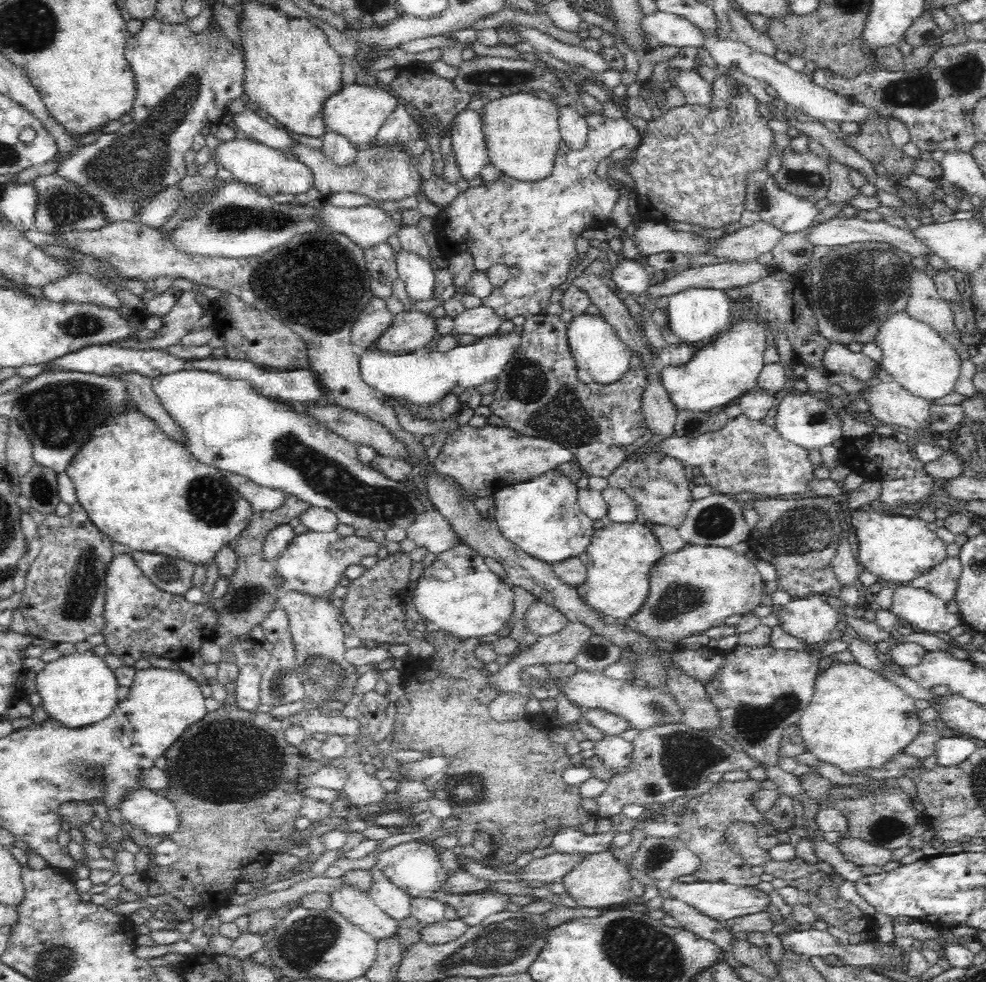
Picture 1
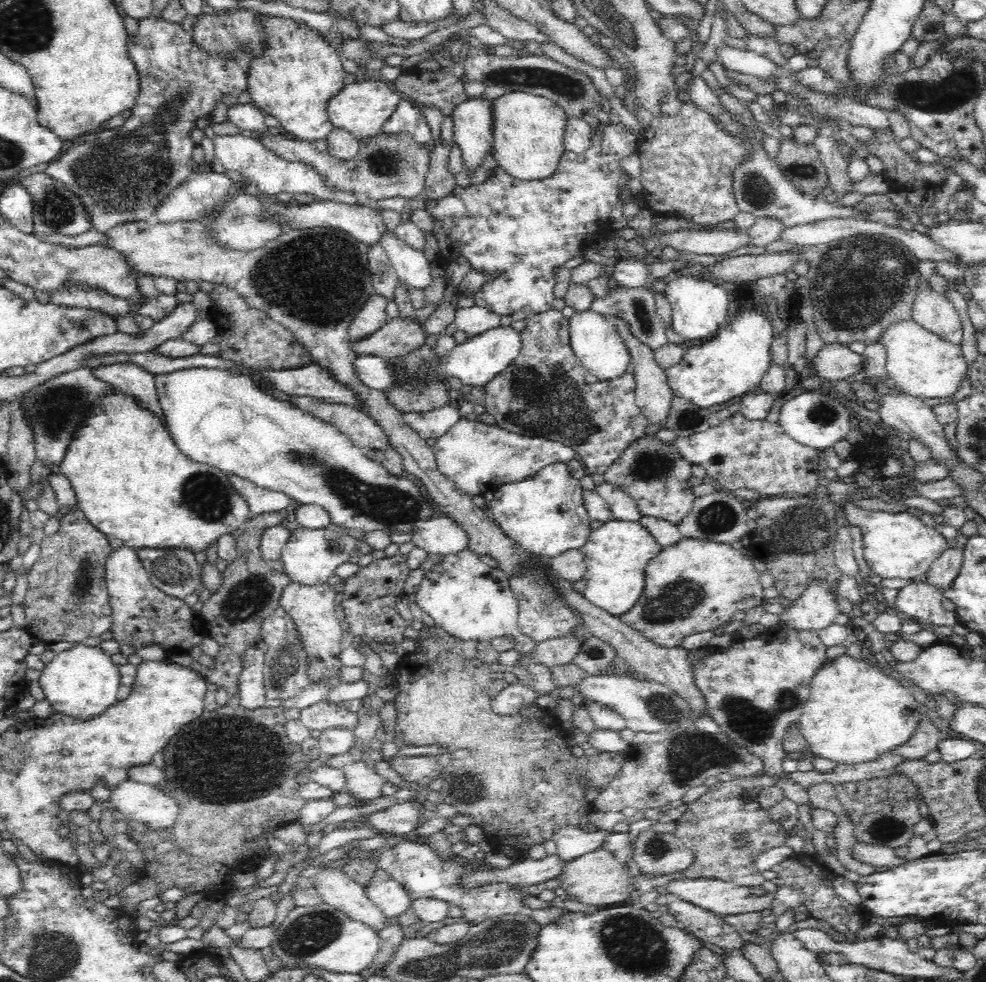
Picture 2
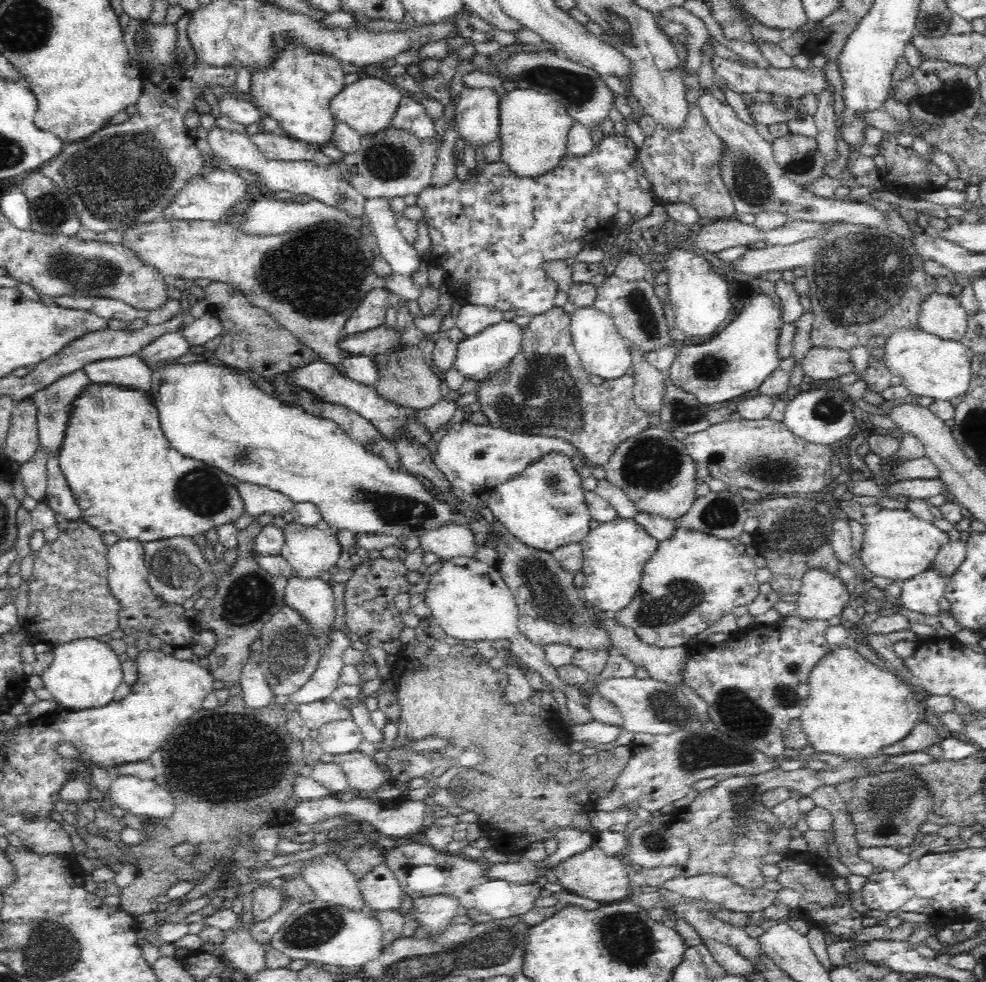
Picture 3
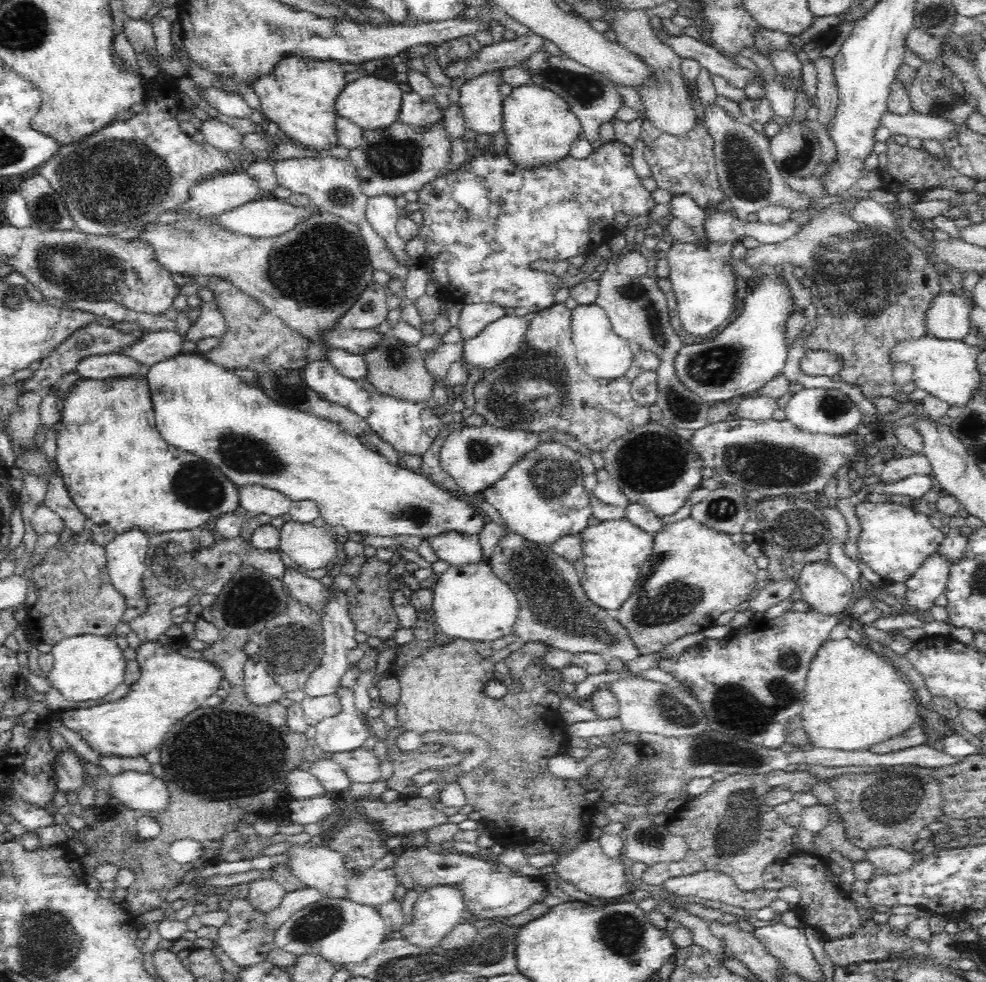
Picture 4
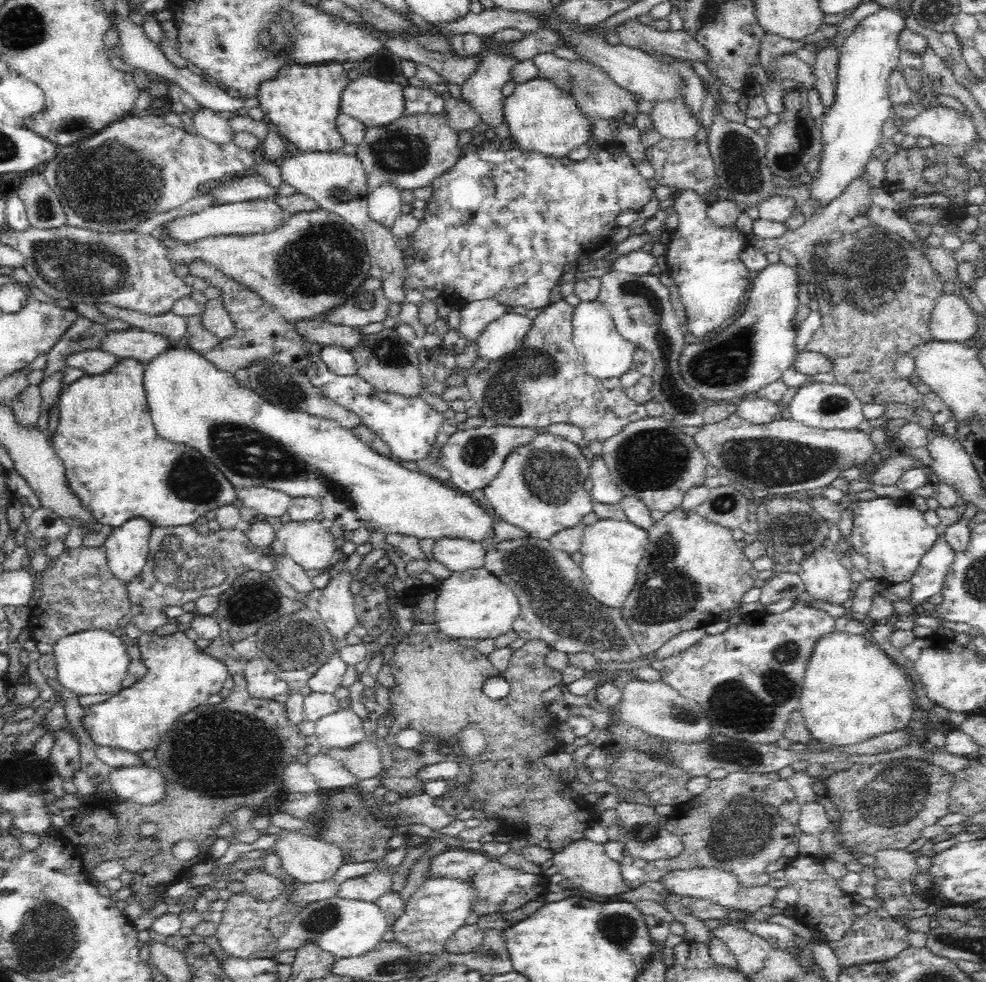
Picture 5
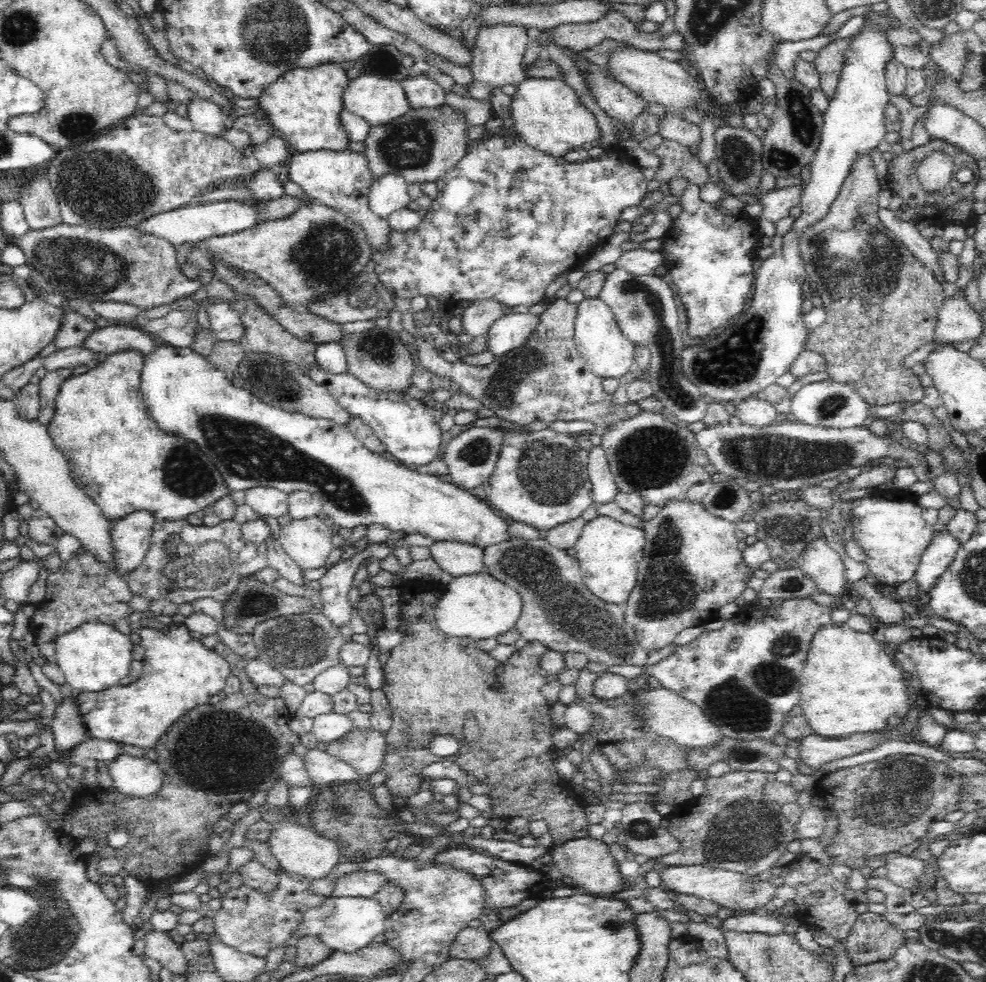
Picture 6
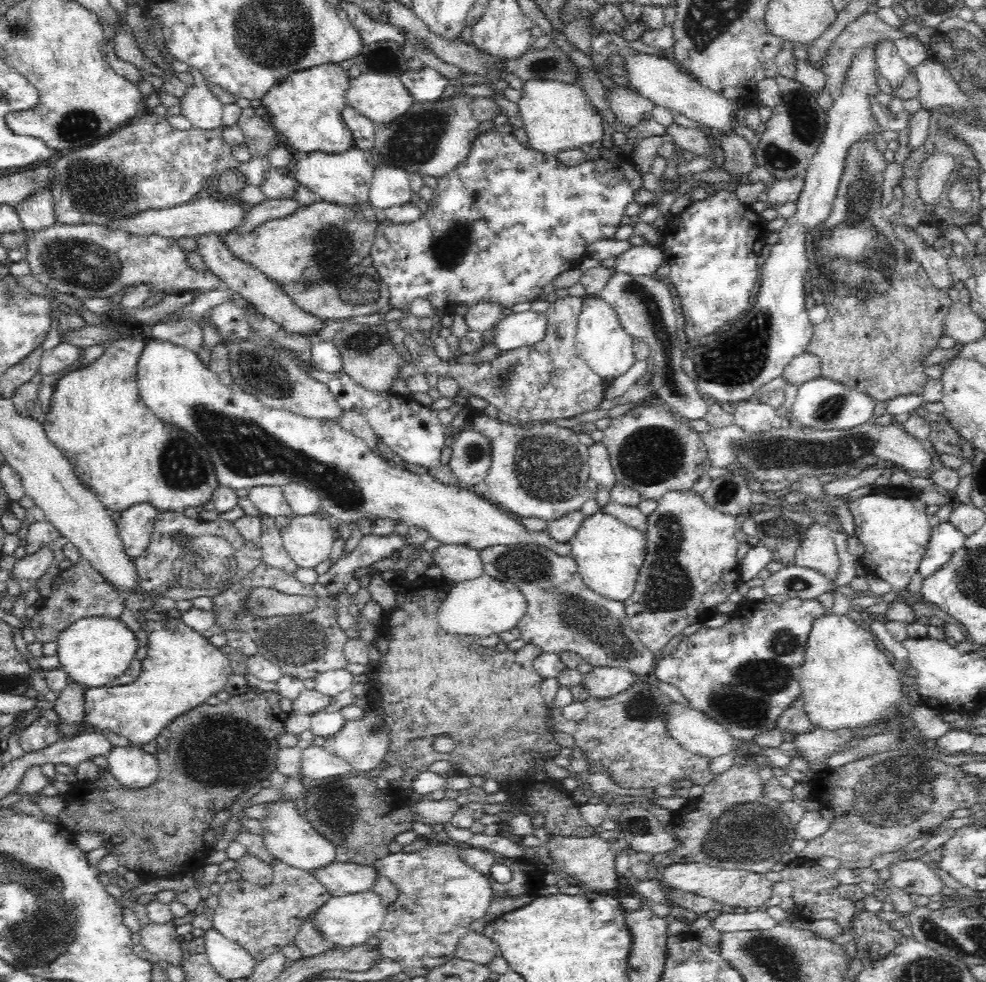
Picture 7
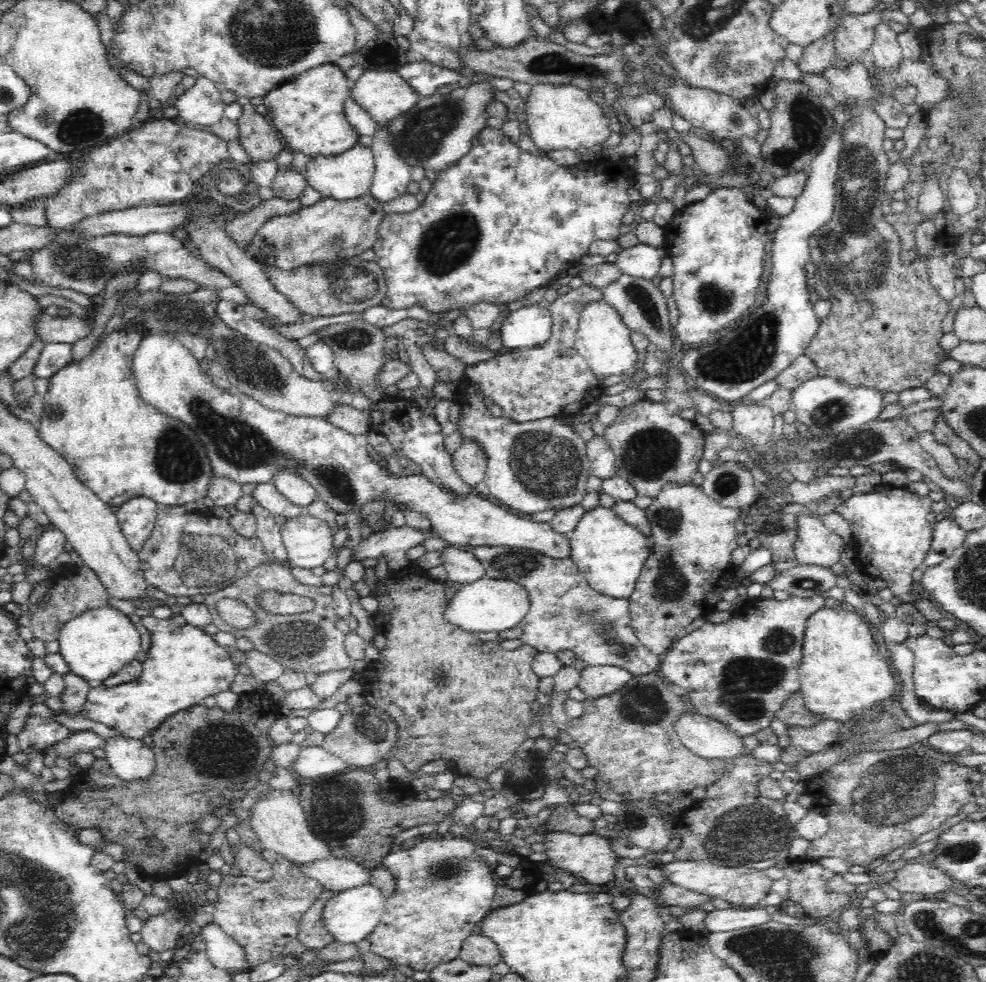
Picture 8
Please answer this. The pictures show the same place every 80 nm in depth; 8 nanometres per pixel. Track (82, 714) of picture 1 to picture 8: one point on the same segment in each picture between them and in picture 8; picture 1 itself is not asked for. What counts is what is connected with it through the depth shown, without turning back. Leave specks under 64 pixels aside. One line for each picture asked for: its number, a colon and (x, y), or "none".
2: (81, 683)
3: (84, 674)
4: (85, 669)
5: (93, 662)
6: (94, 658)
7: (93, 652)
8: (96, 645)

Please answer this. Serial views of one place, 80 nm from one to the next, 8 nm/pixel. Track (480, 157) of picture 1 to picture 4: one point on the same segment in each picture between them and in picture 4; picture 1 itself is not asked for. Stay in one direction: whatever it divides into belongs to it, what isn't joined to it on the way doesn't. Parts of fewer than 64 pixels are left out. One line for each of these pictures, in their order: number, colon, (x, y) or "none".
2: (472, 121)
3: (476, 116)
4: (480, 100)

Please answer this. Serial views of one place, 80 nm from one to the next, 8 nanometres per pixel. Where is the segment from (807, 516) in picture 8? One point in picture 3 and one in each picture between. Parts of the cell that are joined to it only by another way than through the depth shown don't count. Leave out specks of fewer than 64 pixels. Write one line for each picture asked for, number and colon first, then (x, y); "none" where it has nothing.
3: (822, 597)
4: (824, 589)
5: (824, 577)
6: (820, 563)
7: (817, 552)

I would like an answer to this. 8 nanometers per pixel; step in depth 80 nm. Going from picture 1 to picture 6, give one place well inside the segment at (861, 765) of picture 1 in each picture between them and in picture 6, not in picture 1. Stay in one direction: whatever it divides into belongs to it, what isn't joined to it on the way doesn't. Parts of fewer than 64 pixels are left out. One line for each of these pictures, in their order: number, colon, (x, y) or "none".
2: (856, 714)
3: (854, 710)
4: (854, 700)
5: (852, 692)
6: (851, 684)

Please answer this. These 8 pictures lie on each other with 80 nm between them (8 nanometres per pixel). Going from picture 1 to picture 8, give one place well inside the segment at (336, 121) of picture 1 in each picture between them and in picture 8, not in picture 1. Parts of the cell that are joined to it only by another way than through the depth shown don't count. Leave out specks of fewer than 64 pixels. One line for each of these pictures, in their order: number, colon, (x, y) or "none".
2: (362, 108)
3: (367, 106)
4: (371, 103)
5: (374, 102)
6: (378, 100)
7: (381, 97)
8: (384, 95)

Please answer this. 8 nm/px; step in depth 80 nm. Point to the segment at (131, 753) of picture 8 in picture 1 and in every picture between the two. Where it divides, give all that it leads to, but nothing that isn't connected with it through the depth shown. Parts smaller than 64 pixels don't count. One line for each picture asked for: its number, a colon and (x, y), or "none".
1: (154, 814)
2: (148, 805)
3: (147, 799)
4: (145, 792)
5: (143, 786)
6: (137, 777)
7: (134, 769)

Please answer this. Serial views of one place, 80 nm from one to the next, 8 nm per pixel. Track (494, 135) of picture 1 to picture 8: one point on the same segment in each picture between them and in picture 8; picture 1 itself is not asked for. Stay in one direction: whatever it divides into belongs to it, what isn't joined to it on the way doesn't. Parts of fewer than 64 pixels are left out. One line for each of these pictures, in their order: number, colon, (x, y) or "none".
2: (527, 130)
3: (533, 128)
4: (539, 127)
5: (542, 120)
6: (548, 116)
7: (556, 116)
8: (561, 117)

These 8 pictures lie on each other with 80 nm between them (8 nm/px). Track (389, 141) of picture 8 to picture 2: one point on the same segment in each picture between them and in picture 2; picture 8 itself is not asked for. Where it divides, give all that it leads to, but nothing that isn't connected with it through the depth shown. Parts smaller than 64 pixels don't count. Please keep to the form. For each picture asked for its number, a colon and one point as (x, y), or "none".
2: (412, 268)
3: (404, 259)
4: (382, 212)
5: (384, 206)
6: (390, 194)
7: (390, 188)

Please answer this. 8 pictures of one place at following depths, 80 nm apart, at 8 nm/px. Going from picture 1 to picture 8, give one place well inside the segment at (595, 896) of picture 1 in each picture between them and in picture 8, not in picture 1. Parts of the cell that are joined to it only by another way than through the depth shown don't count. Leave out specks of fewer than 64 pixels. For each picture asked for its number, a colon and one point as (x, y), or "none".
2: (596, 879)
3: (594, 874)
4: (587, 867)
5: (585, 863)
6: (587, 861)
7: (591, 860)
8: (591, 856)

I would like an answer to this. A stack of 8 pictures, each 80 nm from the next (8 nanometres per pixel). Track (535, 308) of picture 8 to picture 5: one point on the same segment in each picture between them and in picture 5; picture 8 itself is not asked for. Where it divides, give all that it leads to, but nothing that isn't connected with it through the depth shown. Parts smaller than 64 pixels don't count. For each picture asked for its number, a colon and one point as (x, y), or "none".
5: (500, 338)
6: (510, 331)
7: (523, 328)

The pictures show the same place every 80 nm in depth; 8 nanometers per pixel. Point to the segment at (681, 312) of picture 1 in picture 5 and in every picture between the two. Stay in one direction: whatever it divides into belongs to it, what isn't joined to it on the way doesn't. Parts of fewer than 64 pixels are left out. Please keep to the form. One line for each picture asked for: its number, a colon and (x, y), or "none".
2: (699, 308)
3: (699, 296)
4: (703, 280)
5: (704, 262)

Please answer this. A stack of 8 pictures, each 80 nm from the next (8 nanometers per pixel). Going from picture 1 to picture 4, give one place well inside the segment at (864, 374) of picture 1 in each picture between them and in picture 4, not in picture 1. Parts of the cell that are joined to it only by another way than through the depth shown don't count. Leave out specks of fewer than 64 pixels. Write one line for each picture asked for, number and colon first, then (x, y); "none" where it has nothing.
2: (836, 361)
3: (826, 363)
4: (814, 362)

